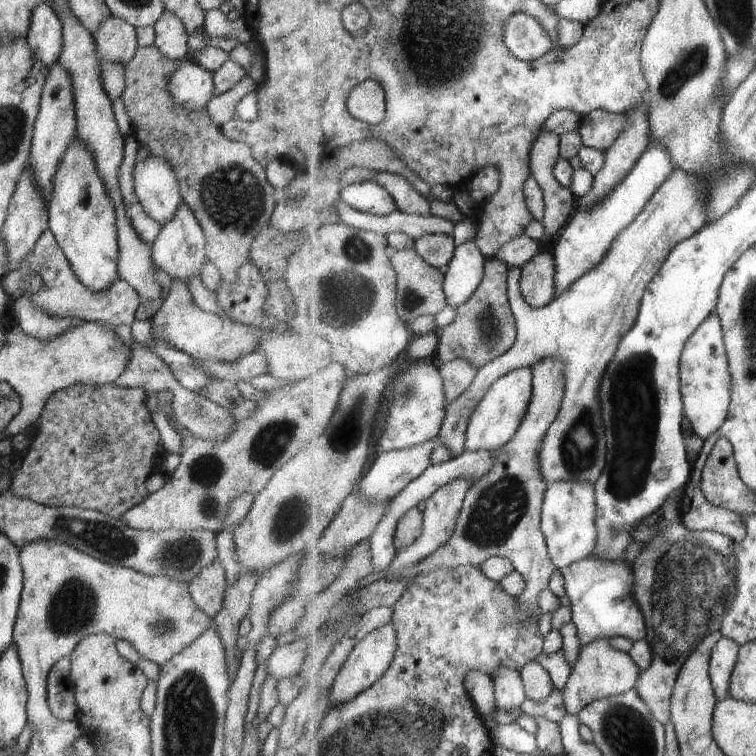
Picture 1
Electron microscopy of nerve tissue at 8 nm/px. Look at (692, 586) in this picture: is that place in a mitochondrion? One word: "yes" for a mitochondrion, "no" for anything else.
yes

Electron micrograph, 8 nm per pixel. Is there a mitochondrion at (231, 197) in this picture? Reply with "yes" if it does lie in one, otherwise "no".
yes

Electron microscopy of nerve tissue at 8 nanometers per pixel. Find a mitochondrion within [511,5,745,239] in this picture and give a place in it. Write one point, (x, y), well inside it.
(692, 59)

